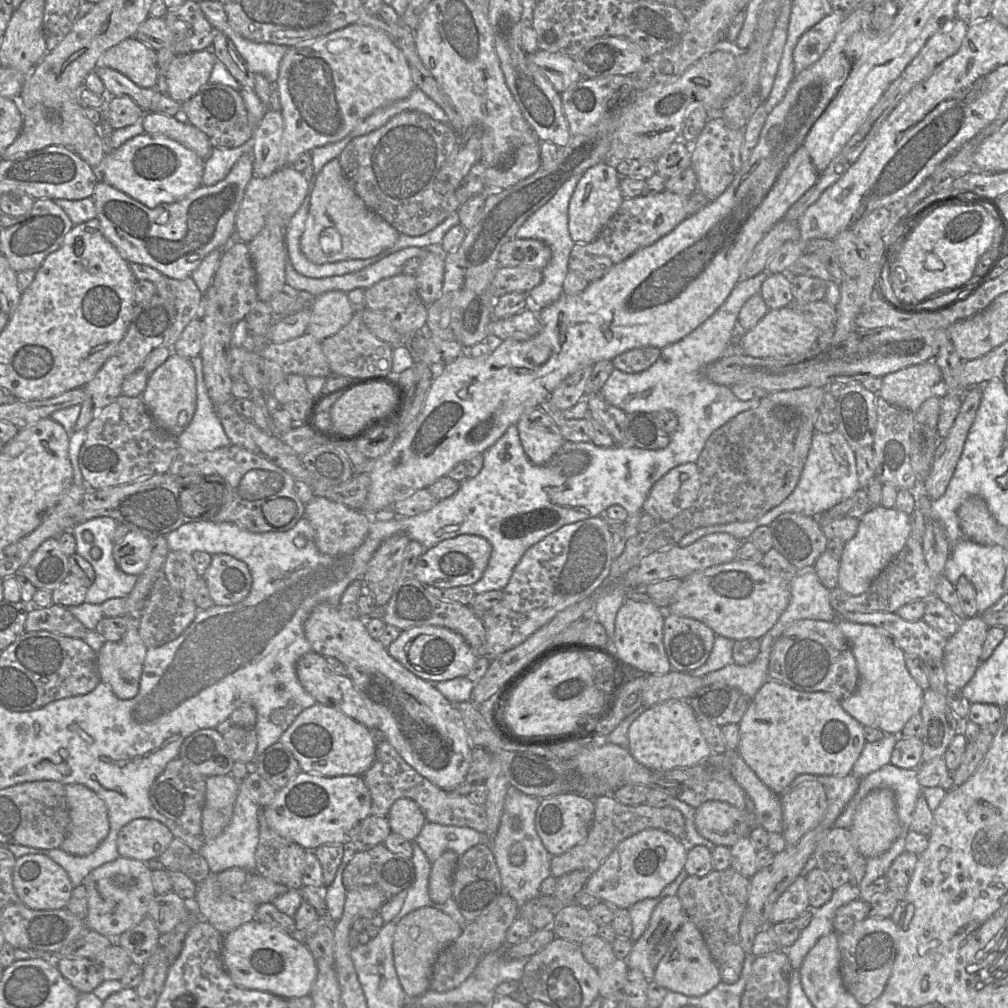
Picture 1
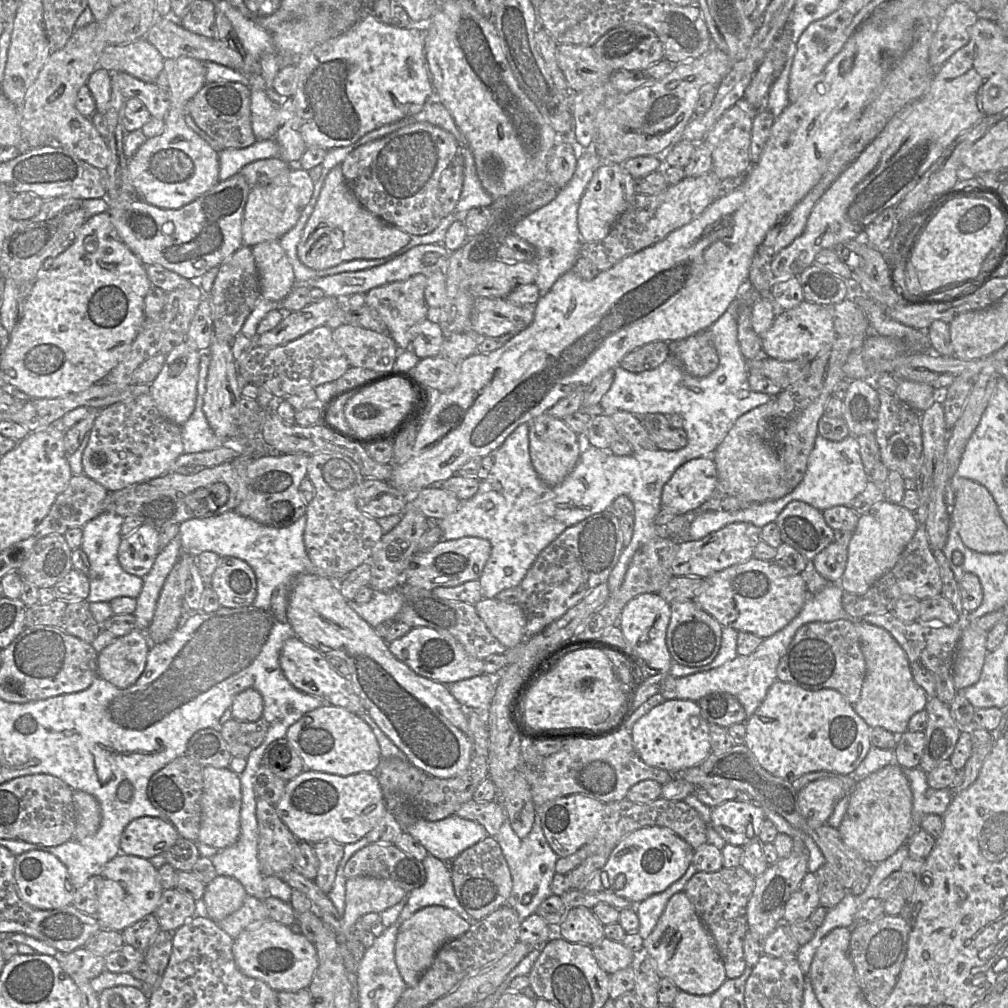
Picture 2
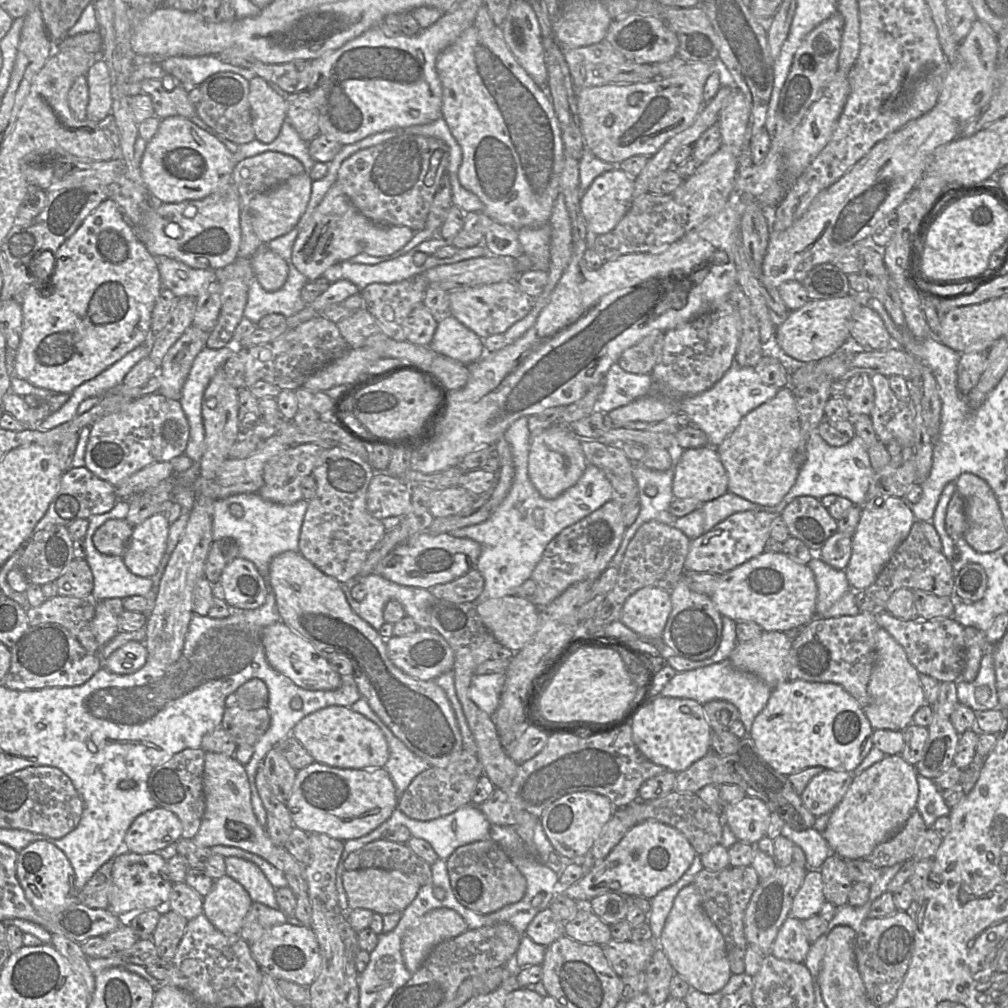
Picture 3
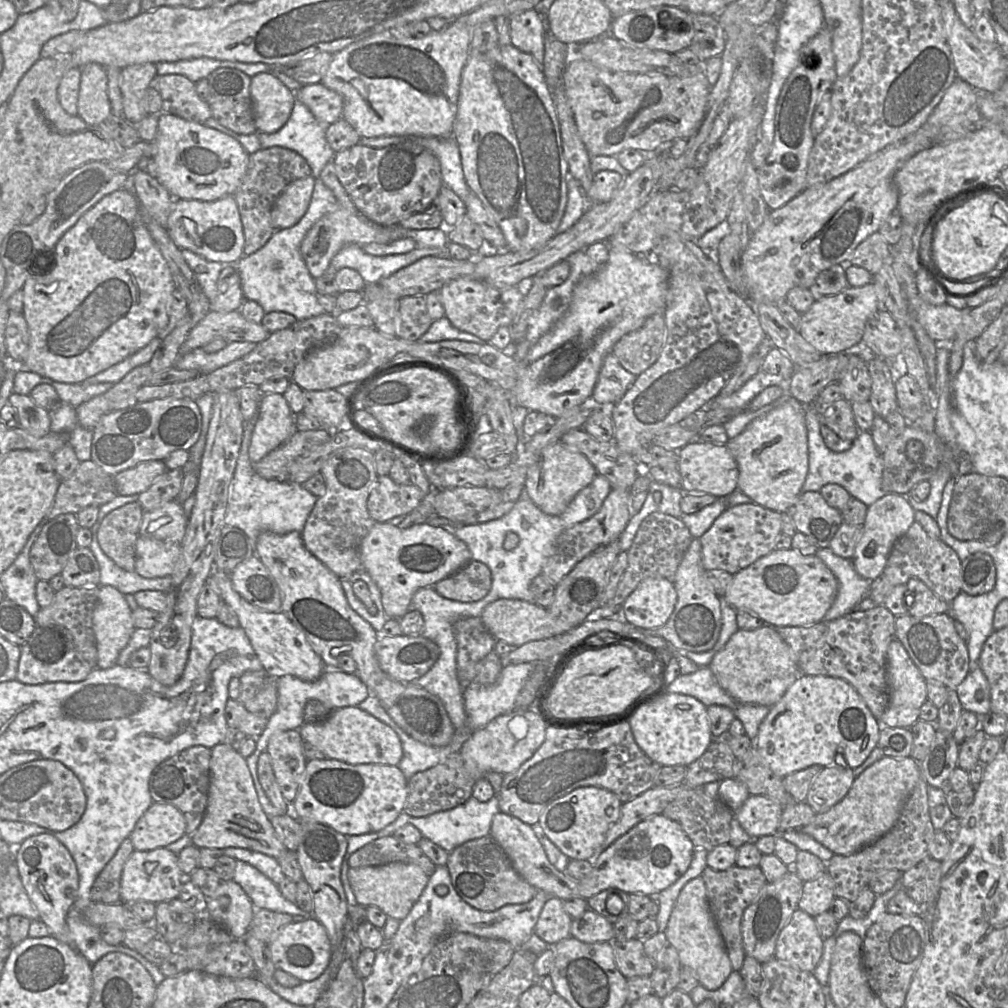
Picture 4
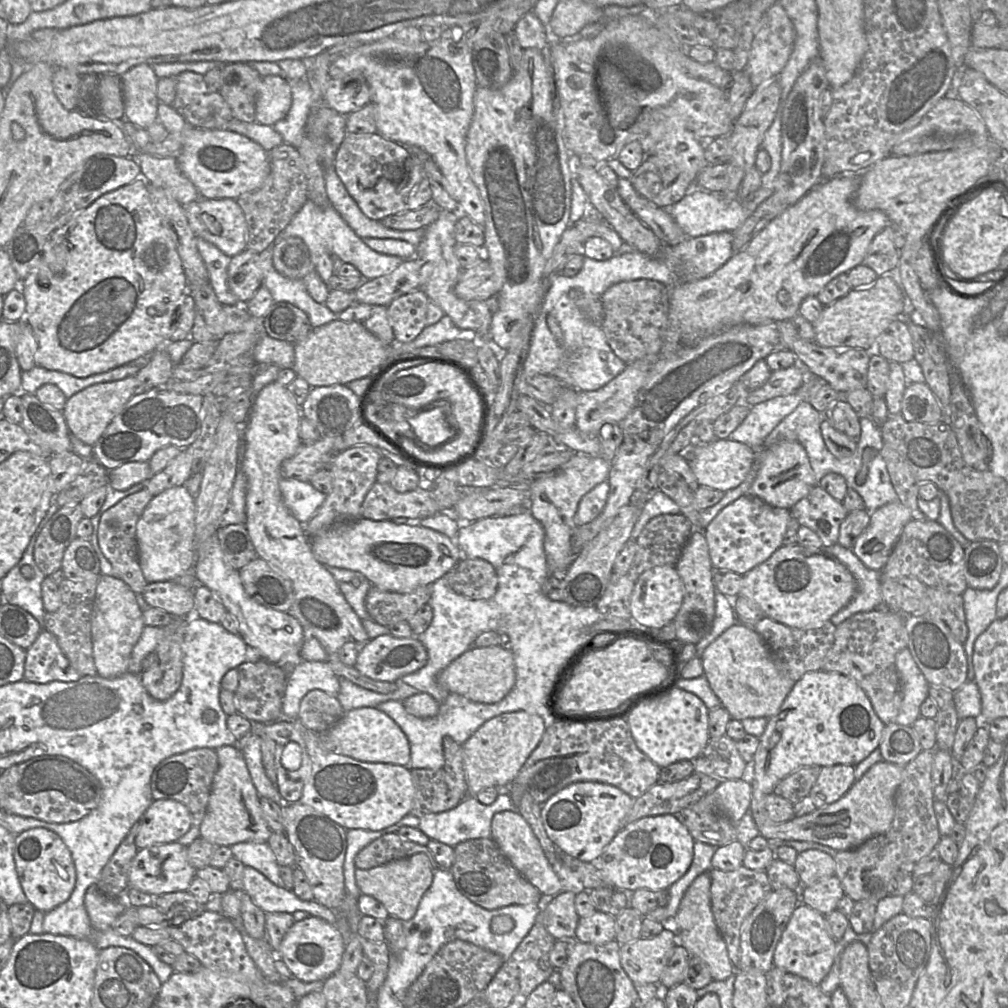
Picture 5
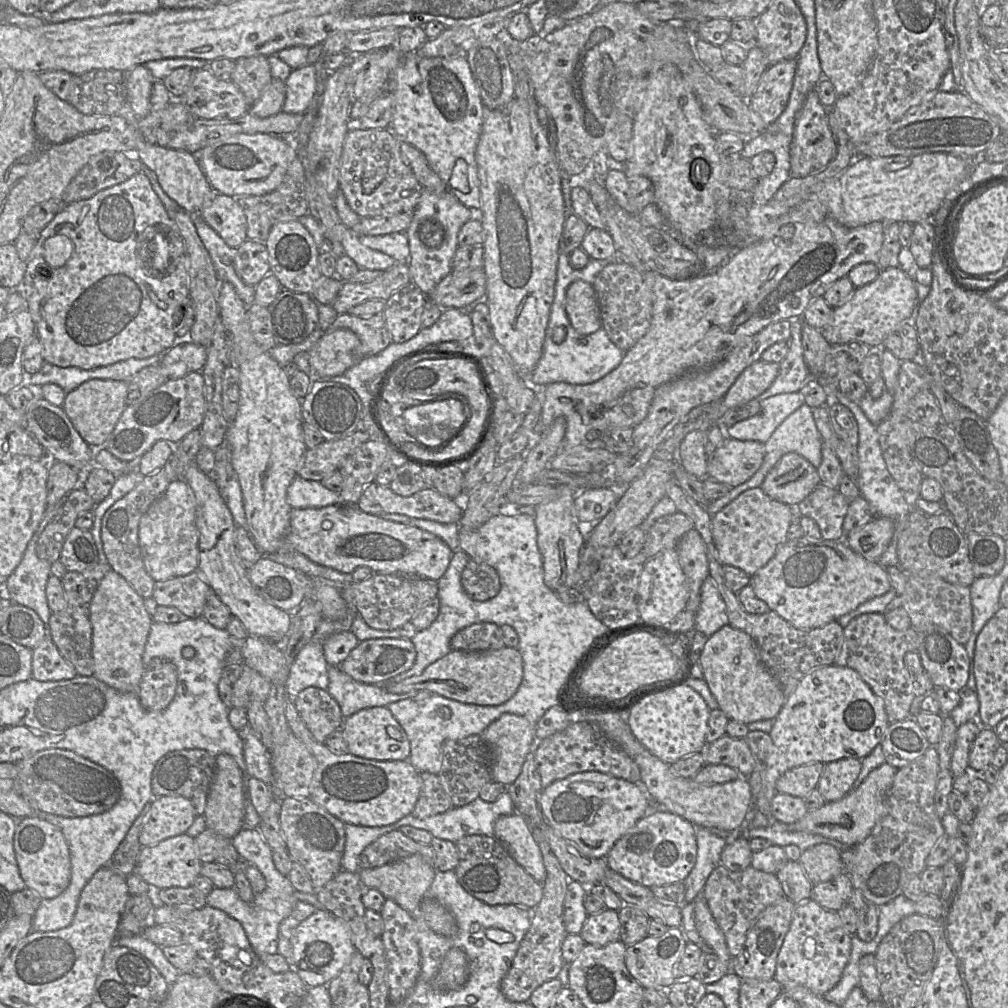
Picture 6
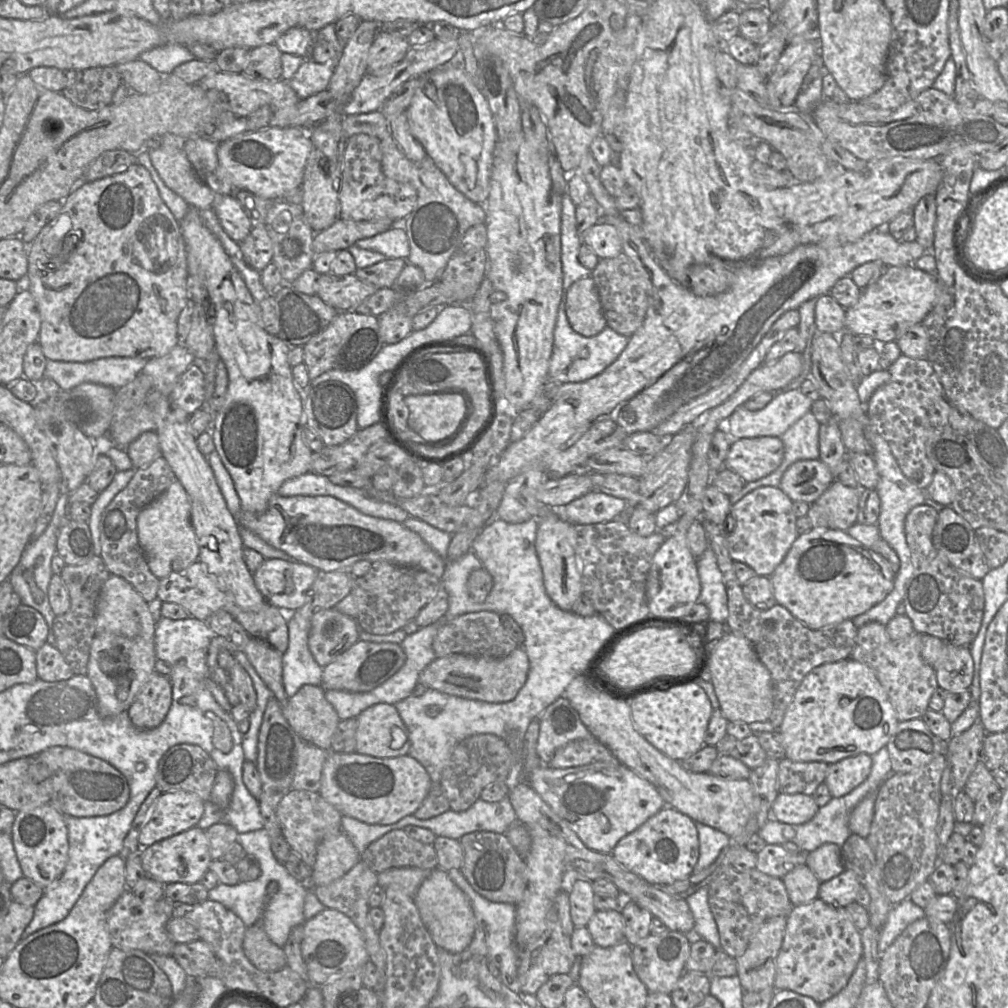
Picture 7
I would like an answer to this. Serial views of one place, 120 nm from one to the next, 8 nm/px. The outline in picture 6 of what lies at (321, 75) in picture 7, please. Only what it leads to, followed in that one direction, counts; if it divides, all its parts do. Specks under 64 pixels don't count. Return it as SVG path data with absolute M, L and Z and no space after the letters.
M313 65L292 70L285 81L286 96L282 111L303 114L314 99L317 90L316 72Z

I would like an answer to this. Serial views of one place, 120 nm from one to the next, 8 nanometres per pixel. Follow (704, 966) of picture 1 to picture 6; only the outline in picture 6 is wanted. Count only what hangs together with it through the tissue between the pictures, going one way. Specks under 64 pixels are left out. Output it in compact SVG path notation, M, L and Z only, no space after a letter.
M700 895L693 902L694 920L699 935L713 953L721 960L731 963L732 956L729 953L724 933L713 918L706 899Z

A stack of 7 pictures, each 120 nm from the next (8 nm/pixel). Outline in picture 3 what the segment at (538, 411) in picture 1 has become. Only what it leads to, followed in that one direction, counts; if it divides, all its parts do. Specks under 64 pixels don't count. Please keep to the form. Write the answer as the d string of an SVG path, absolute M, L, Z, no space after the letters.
M559 423L532 435L528 455L528 474L533 486L543 498L552 500L559 497L575 485L583 475L588 461L583 453L581 441L569 427Z

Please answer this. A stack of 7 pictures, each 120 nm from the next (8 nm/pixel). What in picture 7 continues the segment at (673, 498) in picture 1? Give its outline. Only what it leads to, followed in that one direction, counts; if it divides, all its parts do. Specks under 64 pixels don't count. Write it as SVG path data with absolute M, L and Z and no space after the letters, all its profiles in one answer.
M780 437L741 438L731 442L724 467L749 483L774 472L783 458L784 445Z

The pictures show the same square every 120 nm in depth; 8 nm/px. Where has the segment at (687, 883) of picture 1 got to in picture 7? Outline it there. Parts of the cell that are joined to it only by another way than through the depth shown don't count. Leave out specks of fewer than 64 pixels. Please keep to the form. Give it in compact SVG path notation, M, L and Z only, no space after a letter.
M721 866L717 871L717 876L709 883L708 904L718 928L720 948L735 959L746 951L751 938L764 922L777 916L788 917L794 907L782 878L769 876L756 868L737 871L732 866Z

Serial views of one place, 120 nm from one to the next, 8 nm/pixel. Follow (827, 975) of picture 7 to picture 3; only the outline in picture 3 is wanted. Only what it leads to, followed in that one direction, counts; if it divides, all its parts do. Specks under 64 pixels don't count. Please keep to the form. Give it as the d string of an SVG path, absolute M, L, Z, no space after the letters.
M788 916L777 933L770 953L778 959L804 963L810 945L803 921Z

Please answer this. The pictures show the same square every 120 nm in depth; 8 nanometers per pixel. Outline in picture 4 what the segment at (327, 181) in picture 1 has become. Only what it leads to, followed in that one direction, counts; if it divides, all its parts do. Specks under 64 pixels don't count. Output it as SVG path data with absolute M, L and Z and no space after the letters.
M339 205L334 211L322 216L307 232L301 246L300 253L307 265L310 275L314 278L322 277L331 264L333 257L345 246L357 244L363 246L369 243L388 244L401 239L401 232L391 227L381 226L362 217L359 213L352 213Z

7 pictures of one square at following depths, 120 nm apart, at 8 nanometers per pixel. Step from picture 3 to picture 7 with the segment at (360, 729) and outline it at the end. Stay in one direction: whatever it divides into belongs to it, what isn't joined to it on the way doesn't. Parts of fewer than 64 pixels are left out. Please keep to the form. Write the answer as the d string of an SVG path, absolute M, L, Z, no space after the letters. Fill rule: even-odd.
M378 703L368 707L357 716L356 729L356 747L357 753L373 756L377 758L392 758L408 754L410 749L410 740L408 729L402 721L397 709L393 704ZM393 727L399 727L408 734L407 740L402 747L392 749L391 743L393 741L392 733Z

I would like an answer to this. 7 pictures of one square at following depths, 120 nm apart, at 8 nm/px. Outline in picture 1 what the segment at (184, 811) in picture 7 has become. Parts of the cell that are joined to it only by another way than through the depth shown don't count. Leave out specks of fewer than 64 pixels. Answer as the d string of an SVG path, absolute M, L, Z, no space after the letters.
M137 818L120 830L117 848L120 856L146 863L159 858L173 838L163 823L151 818Z

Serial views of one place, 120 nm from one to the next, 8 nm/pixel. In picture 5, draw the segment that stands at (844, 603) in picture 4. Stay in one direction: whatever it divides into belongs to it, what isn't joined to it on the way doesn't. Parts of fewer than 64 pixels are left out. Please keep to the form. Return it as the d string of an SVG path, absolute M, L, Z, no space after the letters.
M838 543L825 548L847 567L857 583L857 591L853 599L836 613L830 622L838 626L852 615L872 611L879 603L883 602L879 571L866 567L851 549Z

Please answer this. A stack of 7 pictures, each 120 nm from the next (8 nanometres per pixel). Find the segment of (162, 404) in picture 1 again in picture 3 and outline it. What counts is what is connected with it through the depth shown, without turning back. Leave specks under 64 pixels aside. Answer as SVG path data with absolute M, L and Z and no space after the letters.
M191 325L176 341L159 366L158 374L161 385L157 393L180 401L182 388L193 361L206 347L209 334L209 332Z

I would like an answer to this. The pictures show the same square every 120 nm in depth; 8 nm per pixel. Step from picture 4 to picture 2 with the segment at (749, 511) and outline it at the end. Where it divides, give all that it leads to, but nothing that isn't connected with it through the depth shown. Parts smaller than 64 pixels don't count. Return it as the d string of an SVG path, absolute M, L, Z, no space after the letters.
M735 522L700 540L682 541L671 566L673 577L688 576L706 579L728 567L741 564L753 557L756 545L761 541L761 528L746 522Z

